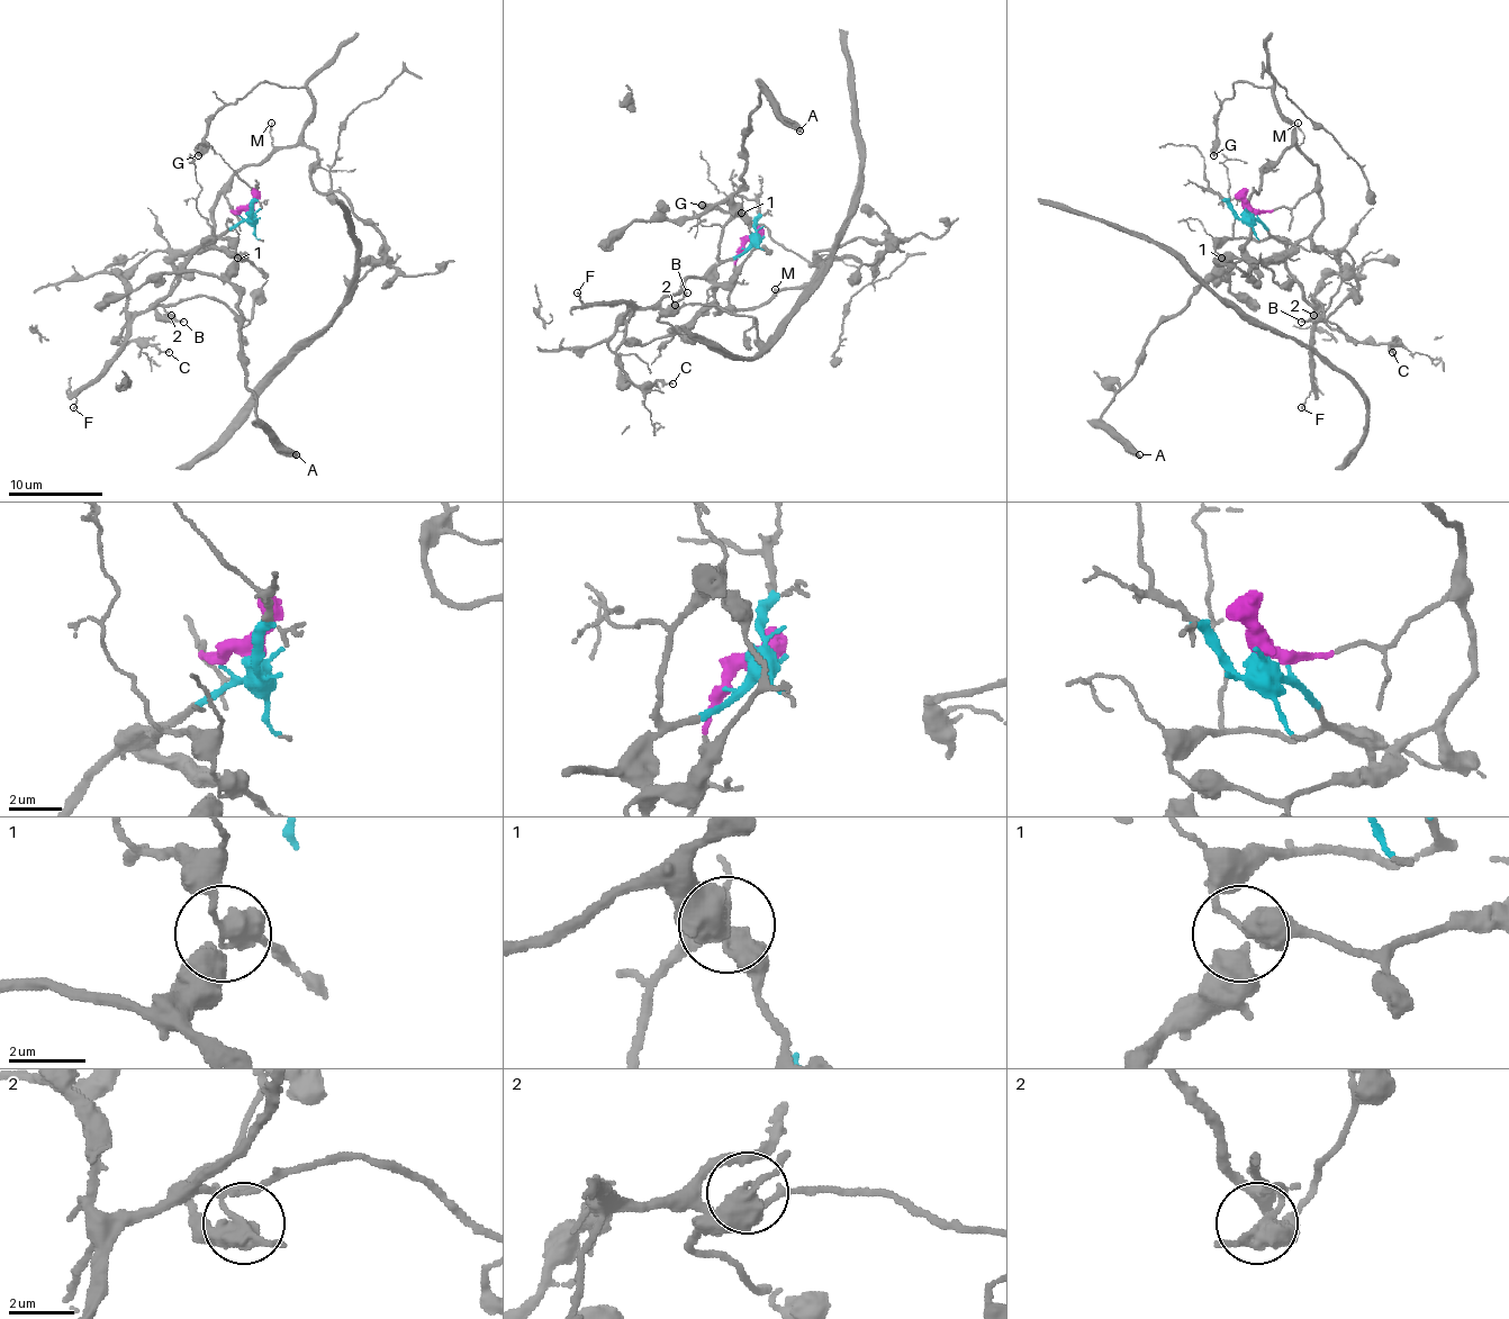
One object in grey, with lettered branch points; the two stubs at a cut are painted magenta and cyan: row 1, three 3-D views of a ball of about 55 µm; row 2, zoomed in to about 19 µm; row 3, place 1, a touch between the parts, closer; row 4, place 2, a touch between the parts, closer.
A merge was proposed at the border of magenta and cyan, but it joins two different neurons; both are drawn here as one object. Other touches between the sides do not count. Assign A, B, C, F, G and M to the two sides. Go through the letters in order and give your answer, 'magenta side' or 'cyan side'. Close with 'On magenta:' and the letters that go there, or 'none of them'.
A: cyan side
B: cyan side
C: cyan side
F: cyan side
G: magenta side
M: magenta side
On magenta: G, M

